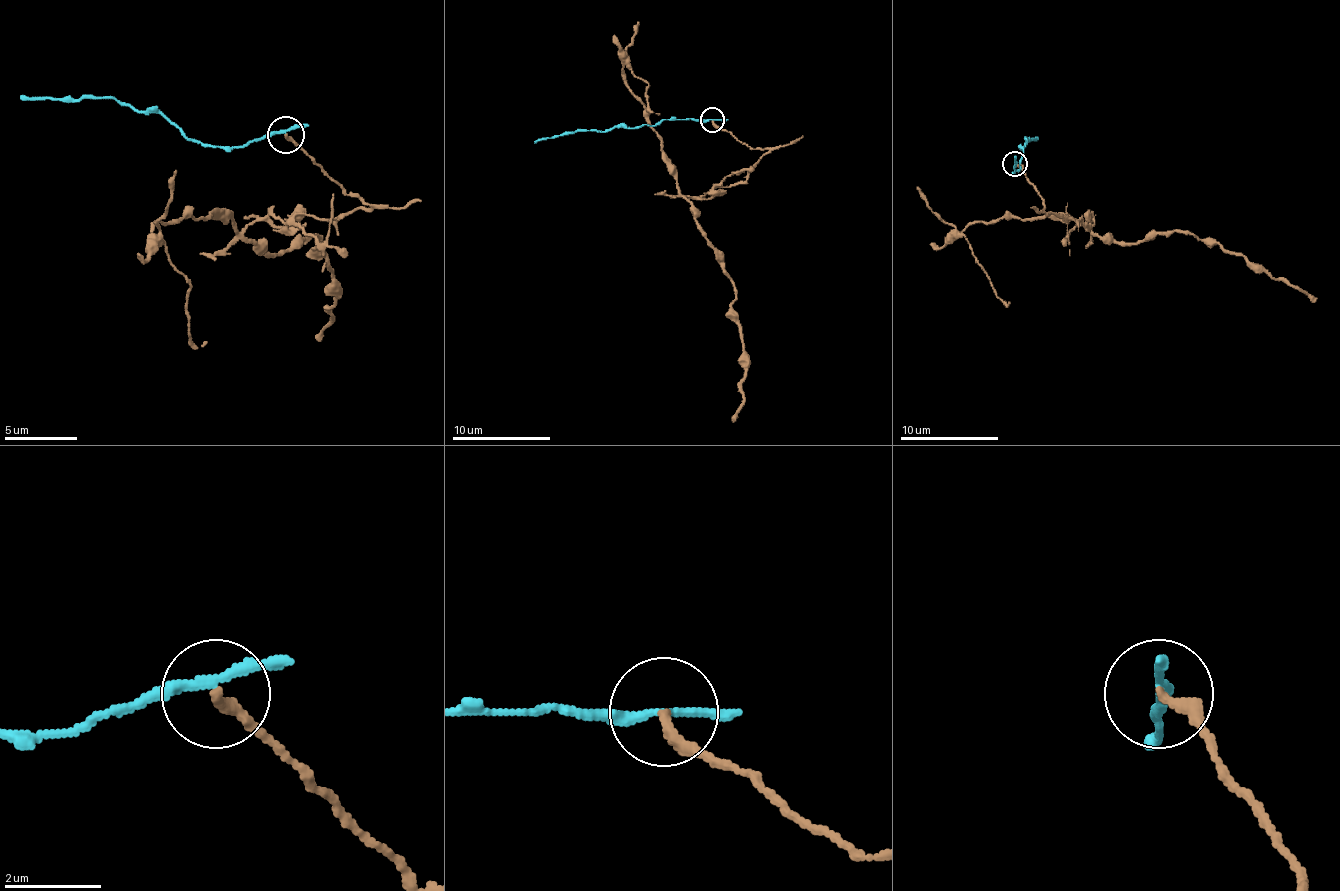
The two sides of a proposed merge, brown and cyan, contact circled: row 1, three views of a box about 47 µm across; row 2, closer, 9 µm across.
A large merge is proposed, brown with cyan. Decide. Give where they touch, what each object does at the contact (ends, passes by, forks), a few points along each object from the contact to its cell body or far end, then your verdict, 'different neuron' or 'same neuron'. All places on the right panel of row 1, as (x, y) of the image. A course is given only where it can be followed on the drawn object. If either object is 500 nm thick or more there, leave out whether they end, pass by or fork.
(1014, 163) | brown ends | cyan passes by | brown via (1015, 164), (1042, 196), (1047, 213), (1091, 218), (1091, 230), (1110, 242), (1194, 233), (1262, 264), (1316, 301) | cyan via (1015, 162), (1015, 171), (1020, 166), (1025, 140), (1037, 137) | different neuron

